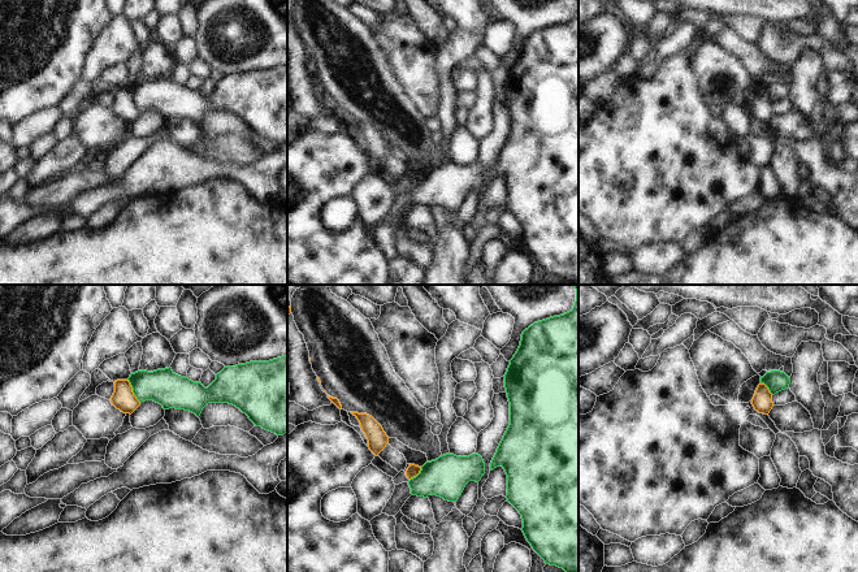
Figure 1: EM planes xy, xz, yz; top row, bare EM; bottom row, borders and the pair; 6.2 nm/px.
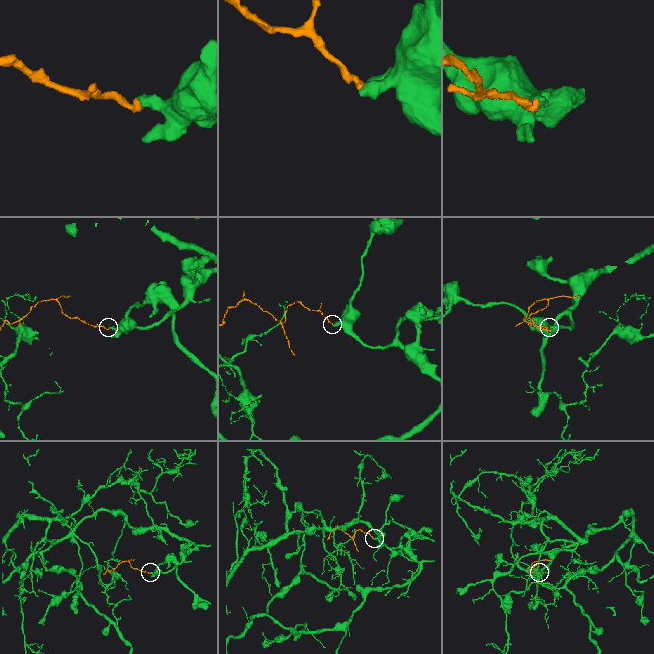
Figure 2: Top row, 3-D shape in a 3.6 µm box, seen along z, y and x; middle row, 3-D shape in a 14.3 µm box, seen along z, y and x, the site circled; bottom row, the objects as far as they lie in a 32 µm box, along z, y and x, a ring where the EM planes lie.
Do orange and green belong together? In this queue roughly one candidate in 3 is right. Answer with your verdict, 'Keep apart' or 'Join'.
Keep apart.

